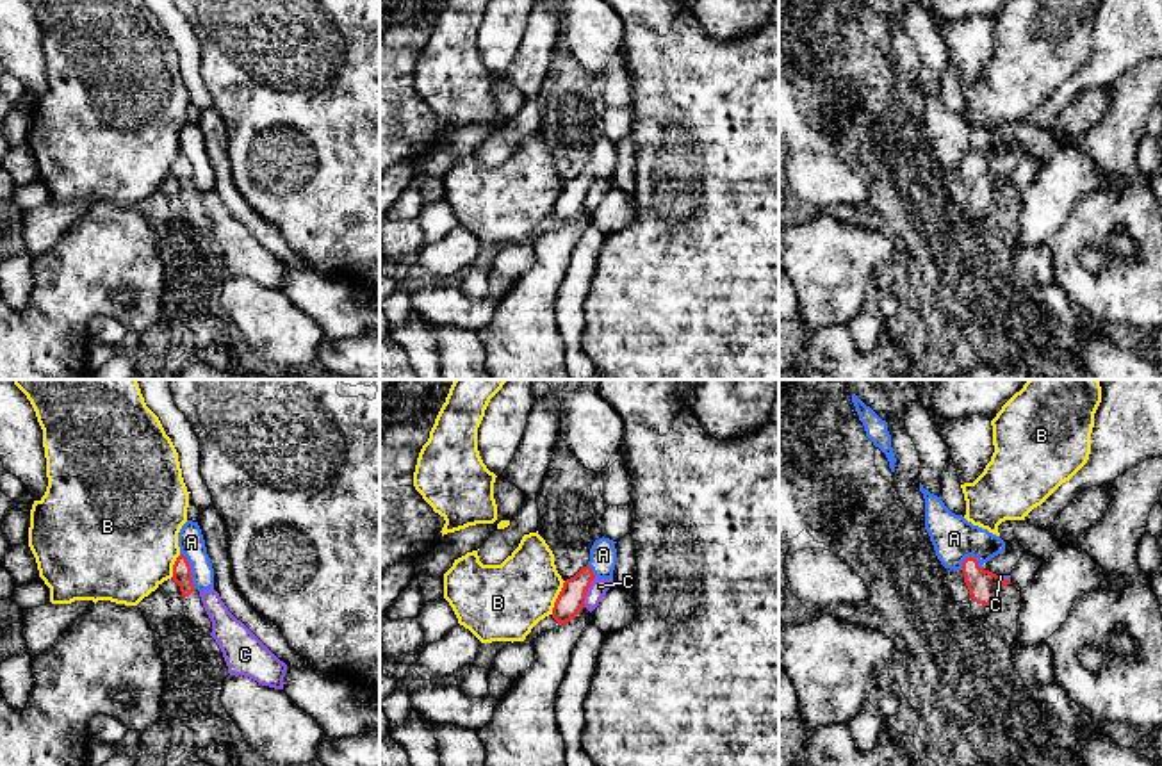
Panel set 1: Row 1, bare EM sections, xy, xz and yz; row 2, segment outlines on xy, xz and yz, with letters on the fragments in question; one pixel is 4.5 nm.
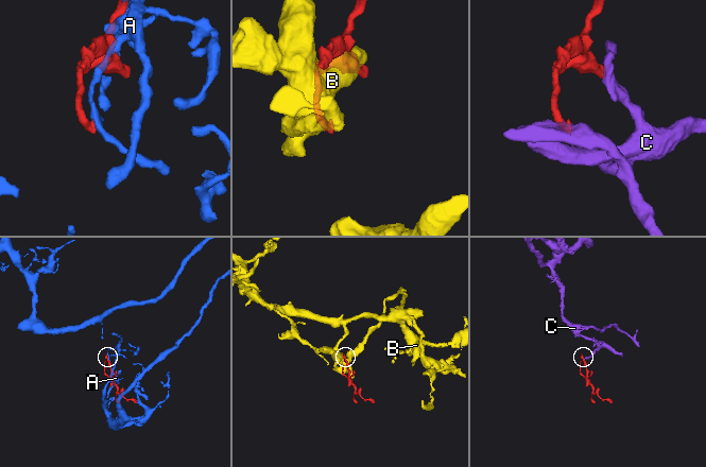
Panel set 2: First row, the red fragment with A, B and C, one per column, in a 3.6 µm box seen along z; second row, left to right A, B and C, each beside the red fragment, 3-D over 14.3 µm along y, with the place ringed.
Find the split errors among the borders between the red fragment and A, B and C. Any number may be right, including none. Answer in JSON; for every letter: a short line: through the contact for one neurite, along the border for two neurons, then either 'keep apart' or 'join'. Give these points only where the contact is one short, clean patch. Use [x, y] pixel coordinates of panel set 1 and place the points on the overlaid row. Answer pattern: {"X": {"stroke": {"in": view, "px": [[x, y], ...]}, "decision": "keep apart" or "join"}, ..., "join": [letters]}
{"A": {"decision": "keep apart"}, "B": {"decision": "keep apart"}, "C": {"stroke": {"in": "xz", "px": [[596, 578], [583, 606]]}, "decision": "keep apart"}, "join": []}

